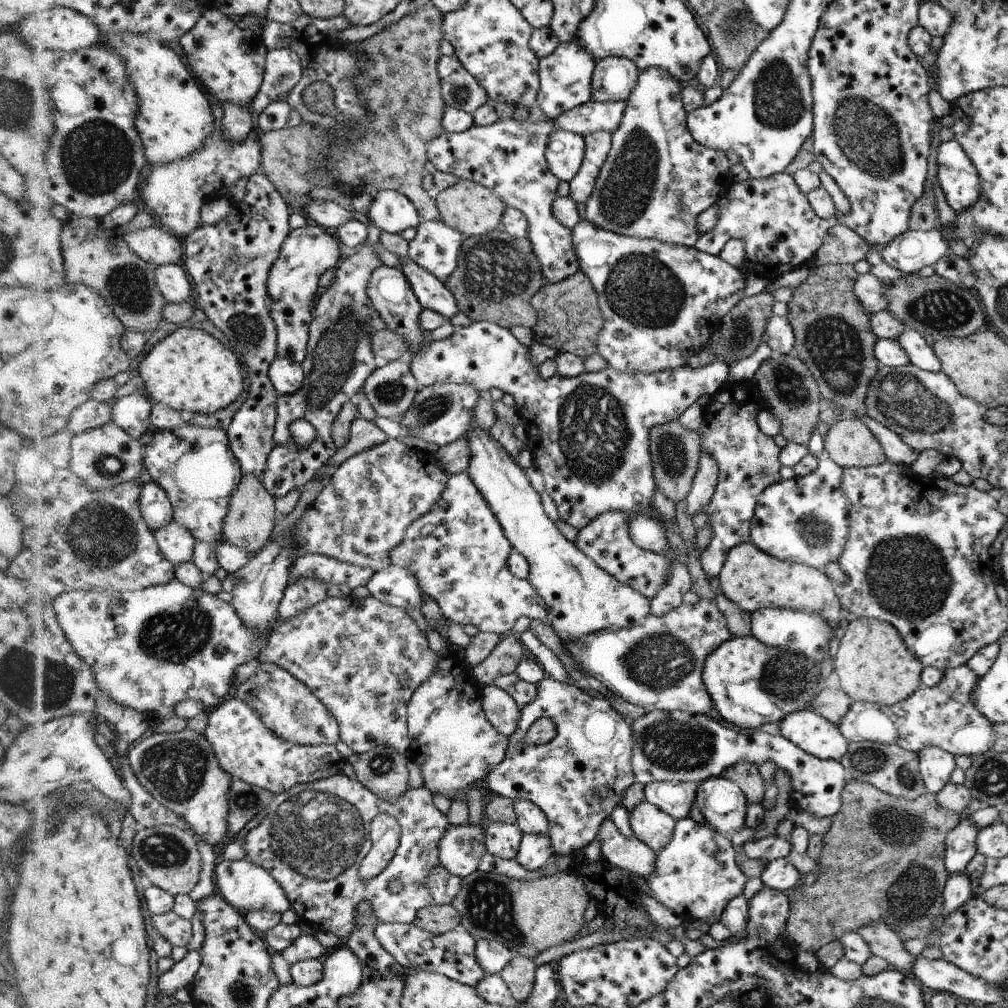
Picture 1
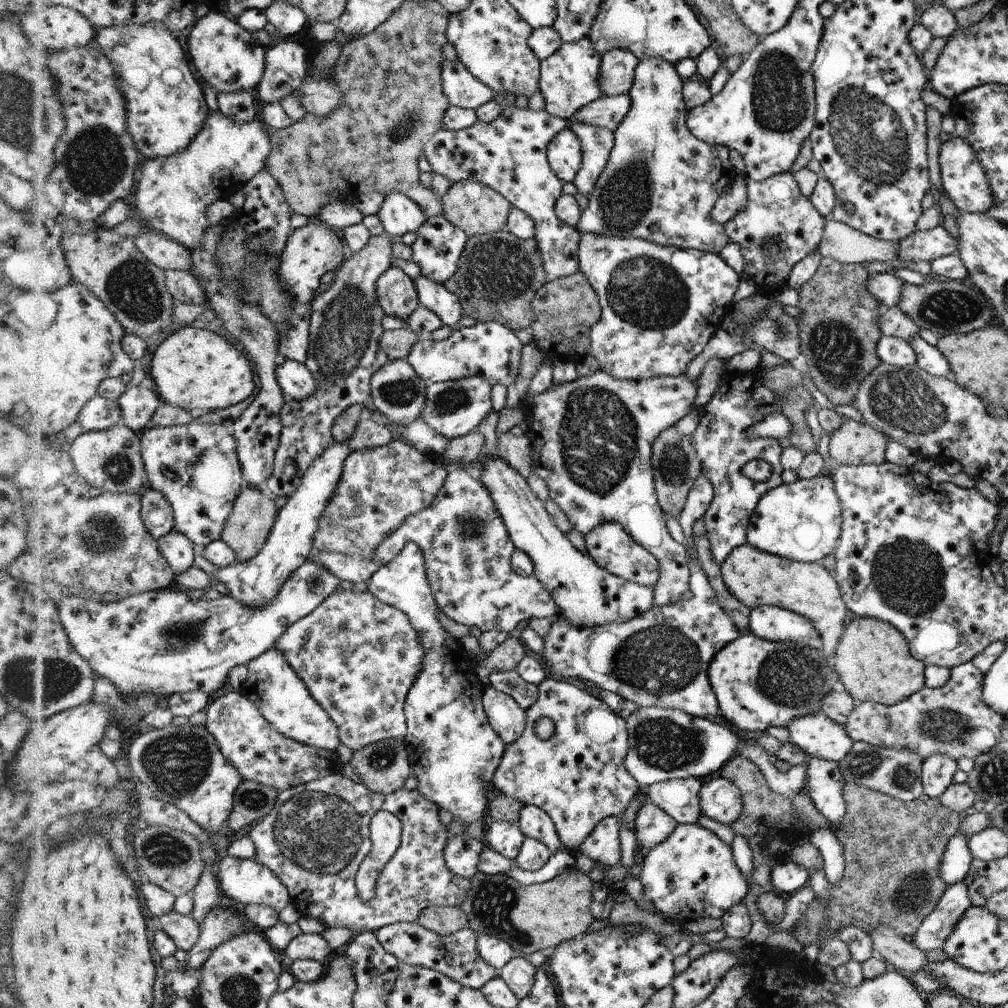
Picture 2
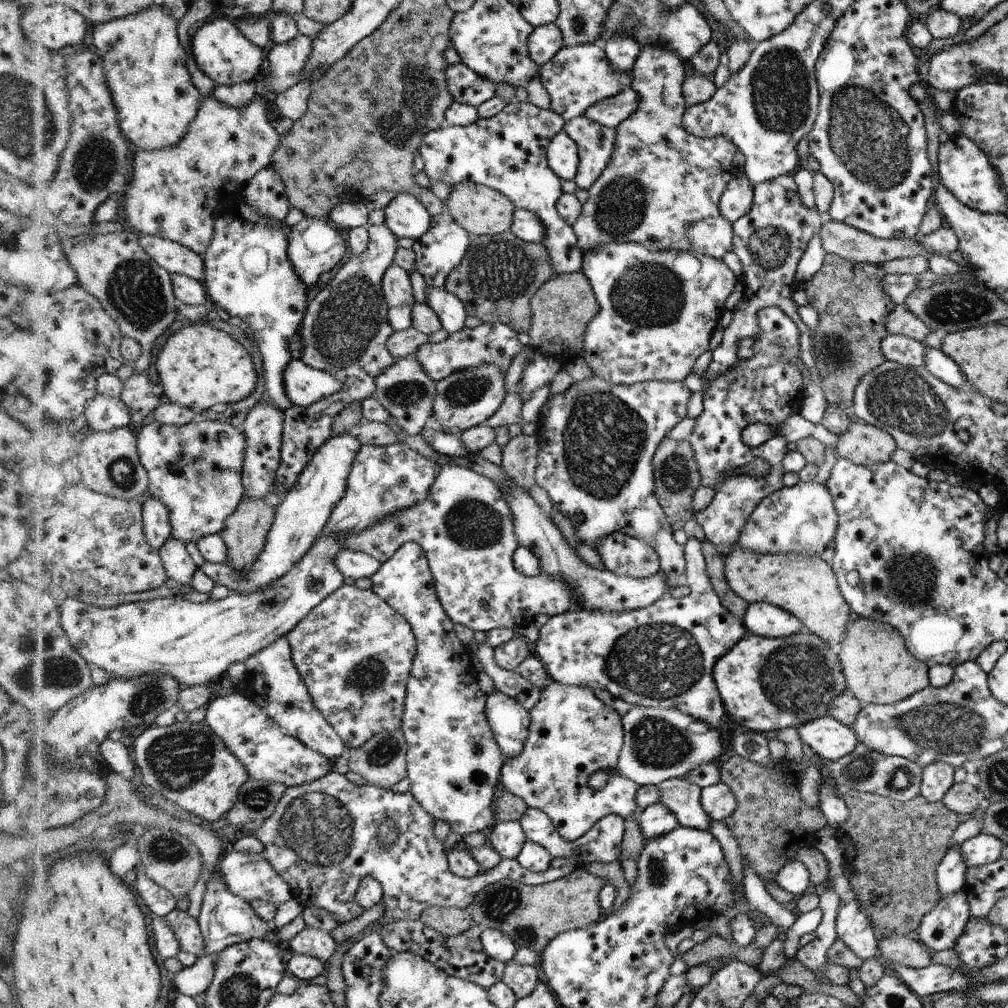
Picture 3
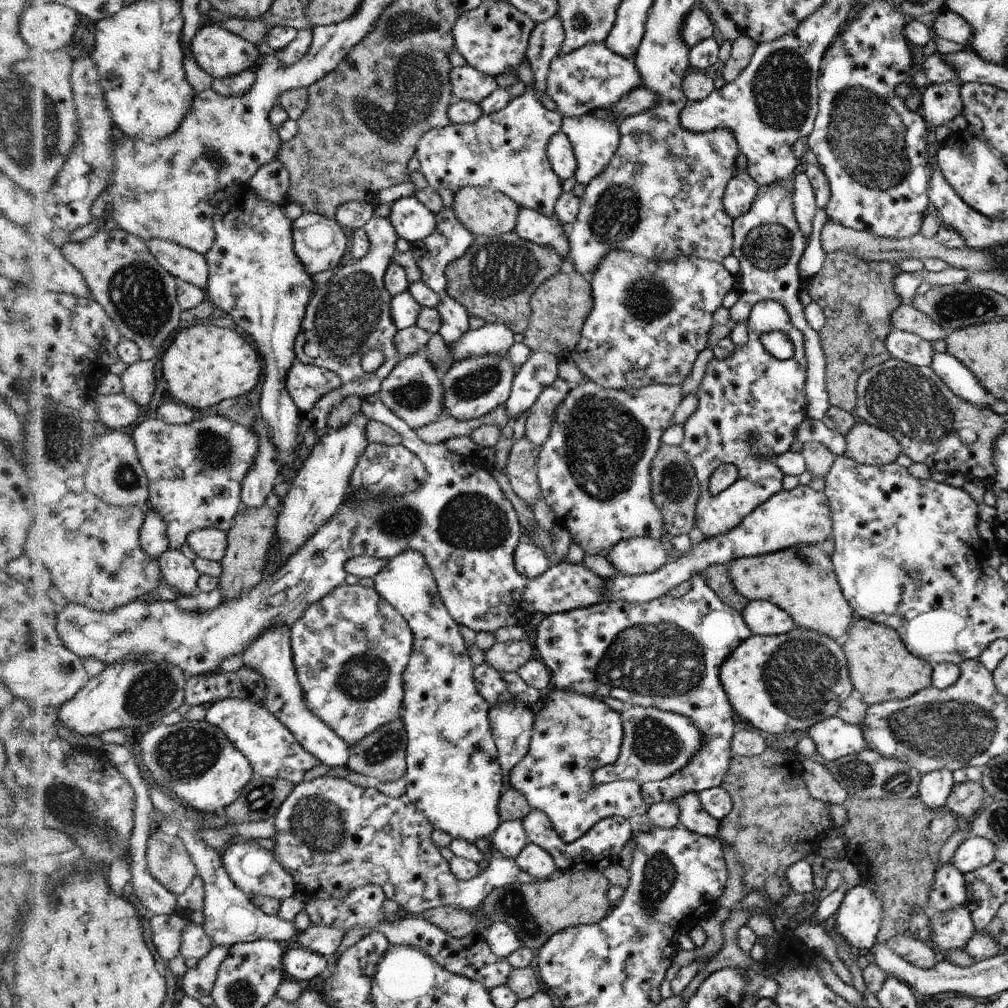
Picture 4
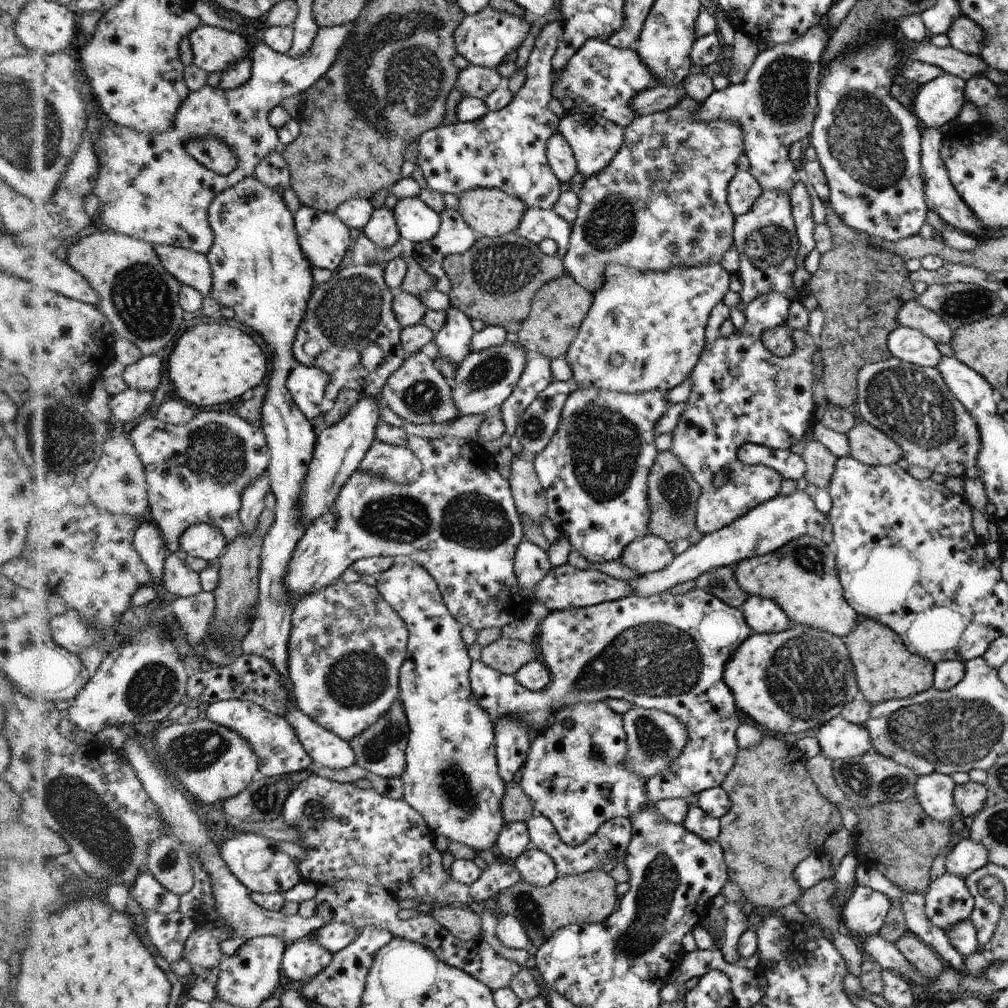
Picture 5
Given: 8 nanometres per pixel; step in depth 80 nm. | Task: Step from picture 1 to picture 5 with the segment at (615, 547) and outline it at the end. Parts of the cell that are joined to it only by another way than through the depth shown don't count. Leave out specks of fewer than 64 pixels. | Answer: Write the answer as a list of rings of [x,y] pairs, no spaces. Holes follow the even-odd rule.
[[[648,534],[630,542],[622,551],[619,561],[640,575],[662,570],[675,557],[668,543],[665,538]]]

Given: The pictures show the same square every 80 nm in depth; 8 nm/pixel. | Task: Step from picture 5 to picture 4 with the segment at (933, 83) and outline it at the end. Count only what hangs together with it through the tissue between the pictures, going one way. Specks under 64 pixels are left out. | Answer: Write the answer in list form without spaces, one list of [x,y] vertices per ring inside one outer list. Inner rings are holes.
[[[961,82],[928,84],[922,89],[920,111],[925,112],[932,128],[946,125],[956,115],[961,114]]]

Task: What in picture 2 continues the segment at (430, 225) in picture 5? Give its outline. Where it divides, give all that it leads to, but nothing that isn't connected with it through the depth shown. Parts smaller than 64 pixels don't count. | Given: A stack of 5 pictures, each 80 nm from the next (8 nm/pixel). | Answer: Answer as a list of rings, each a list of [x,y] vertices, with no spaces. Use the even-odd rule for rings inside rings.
[[[399,192],[385,195],[377,215],[391,238],[400,238],[406,232],[416,233],[427,219],[417,201]]]

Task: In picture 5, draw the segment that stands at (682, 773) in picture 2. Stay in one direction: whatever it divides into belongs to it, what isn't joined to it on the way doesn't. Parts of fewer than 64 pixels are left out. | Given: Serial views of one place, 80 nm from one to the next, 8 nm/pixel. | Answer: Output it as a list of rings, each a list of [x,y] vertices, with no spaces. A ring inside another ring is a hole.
[[[635,706],[623,715],[628,744],[626,760],[631,773],[641,774],[647,779],[660,774],[682,754],[689,743],[689,729],[677,716],[670,713]]]

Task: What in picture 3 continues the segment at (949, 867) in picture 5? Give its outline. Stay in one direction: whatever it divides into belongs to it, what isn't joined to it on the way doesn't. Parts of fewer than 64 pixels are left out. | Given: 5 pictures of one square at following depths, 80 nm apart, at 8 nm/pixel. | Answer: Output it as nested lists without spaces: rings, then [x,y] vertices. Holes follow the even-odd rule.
[[[978,833],[959,846],[969,867],[987,865],[1001,857],[1003,842],[990,833]]]

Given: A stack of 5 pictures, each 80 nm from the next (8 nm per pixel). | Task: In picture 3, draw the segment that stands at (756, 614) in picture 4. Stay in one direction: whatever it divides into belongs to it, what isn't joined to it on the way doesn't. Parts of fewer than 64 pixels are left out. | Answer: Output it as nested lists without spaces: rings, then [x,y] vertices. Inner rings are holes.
[[[767,602],[752,603],[746,611],[744,625],[748,634],[768,638],[780,638],[797,635],[805,628],[797,616]]]

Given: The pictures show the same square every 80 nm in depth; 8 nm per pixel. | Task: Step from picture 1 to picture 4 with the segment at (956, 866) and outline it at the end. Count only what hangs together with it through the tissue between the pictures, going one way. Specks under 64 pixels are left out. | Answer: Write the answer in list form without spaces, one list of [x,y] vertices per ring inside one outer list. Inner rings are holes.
[[[952,862],[944,863],[937,872],[937,883],[931,893],[931,906],[926,908],[929,913],[945,911],[958,905],[966,905],[968,885],[965,875]]]

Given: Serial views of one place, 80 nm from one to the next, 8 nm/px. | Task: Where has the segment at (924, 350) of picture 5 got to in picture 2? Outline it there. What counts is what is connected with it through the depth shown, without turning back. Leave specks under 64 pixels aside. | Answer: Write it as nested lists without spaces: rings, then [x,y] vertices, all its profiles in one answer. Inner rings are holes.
[[[882,335],[876,345],[876,354],[882,363],[895,367],[916,366],[917,356],[909,341]]]

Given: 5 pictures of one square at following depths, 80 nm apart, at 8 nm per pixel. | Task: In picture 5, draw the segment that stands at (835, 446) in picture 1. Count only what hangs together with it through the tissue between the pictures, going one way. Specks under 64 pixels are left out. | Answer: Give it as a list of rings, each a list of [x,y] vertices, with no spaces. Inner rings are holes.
[[[871,422],[856,423],[846,435],[850,445],[850,457],[861,461],[865,465],[891,465],[898,463],[904,455],[903,448],[887,433],[877,429]]]

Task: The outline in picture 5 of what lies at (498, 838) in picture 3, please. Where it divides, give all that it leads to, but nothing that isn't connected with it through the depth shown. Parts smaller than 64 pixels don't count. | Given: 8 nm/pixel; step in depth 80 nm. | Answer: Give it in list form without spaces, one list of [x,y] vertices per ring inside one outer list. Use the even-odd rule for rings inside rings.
[[[524,821],[506,823],[498,840],[496,840],[495,851],[504,860],[513,860],[532,846],[529,837],[528,824]]]

